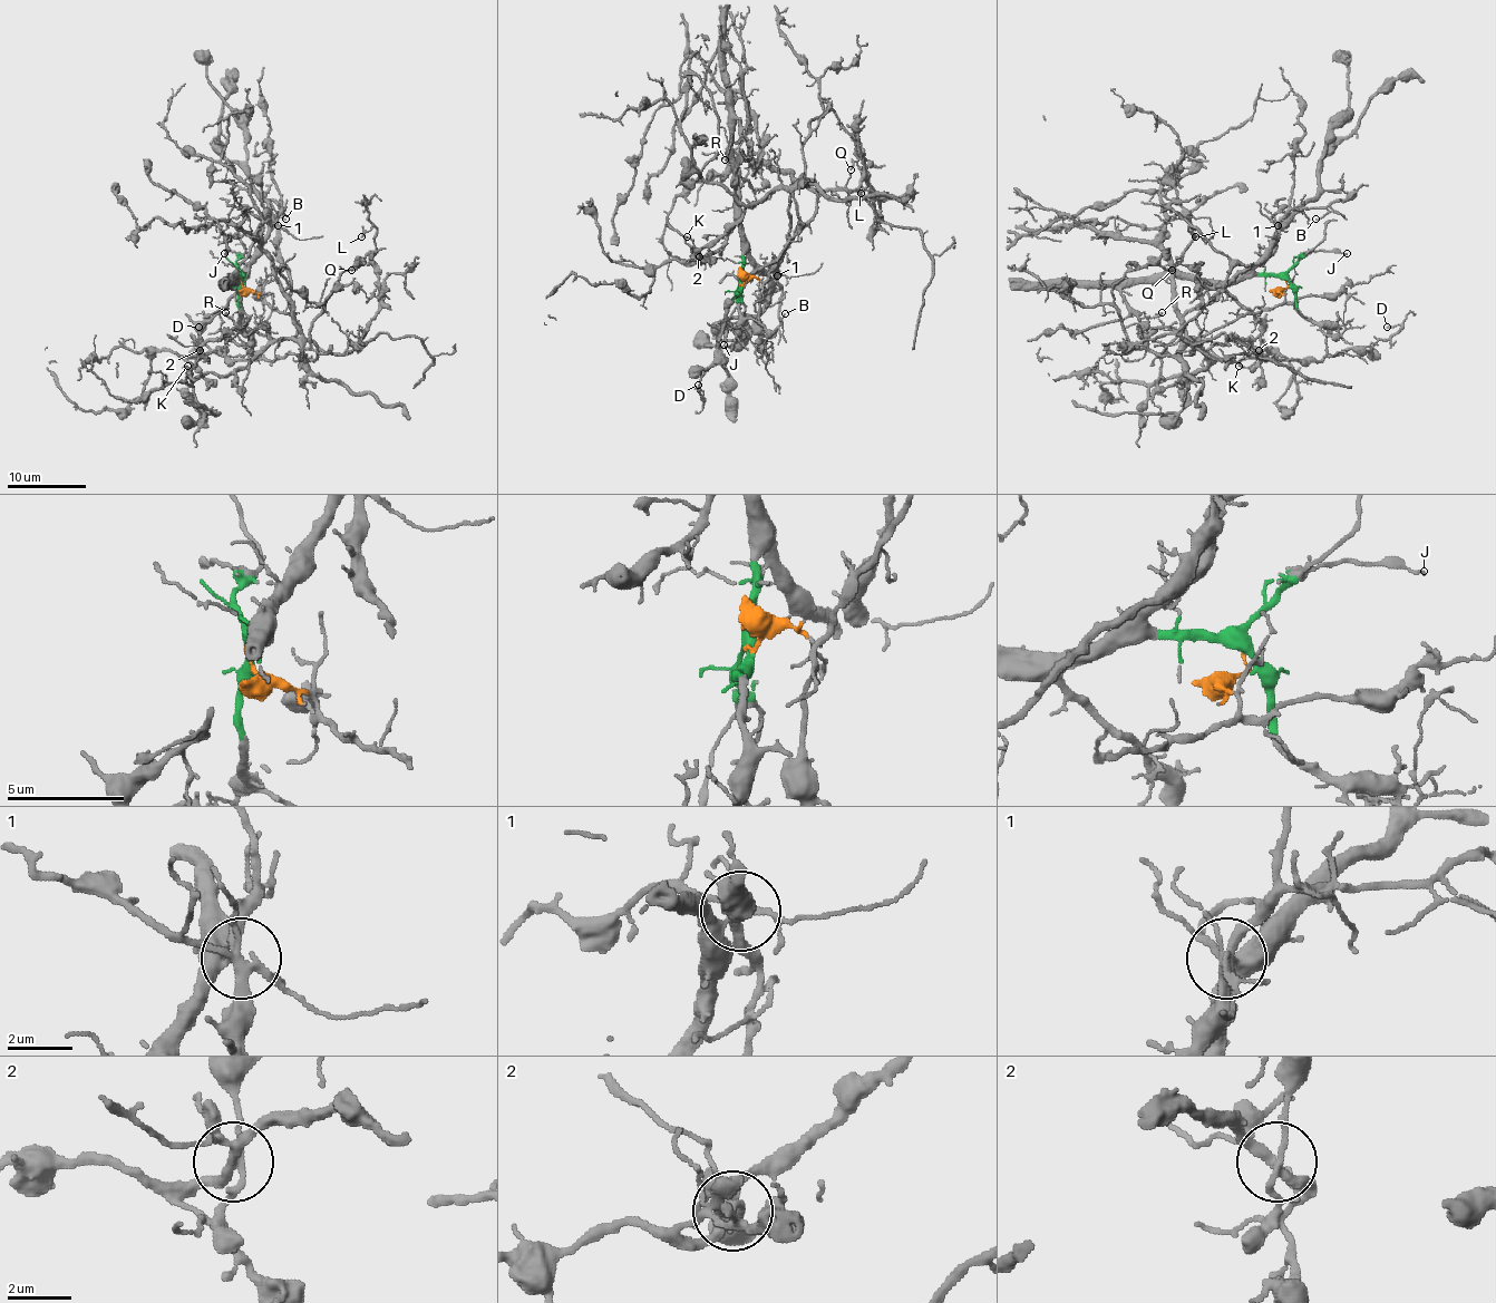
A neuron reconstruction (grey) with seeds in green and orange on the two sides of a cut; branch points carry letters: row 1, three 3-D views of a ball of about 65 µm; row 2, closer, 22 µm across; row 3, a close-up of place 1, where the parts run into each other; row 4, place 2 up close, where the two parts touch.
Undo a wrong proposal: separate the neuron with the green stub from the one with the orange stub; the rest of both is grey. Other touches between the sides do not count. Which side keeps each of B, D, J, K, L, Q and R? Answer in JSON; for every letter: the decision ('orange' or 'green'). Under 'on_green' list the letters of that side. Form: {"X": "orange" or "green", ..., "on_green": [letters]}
{"B": "orange", "D": "orange", "J": "green", "K": "orange", "L": "orange", "Q": "orange", "R": "green", "on_green": ["J", "R"]}

